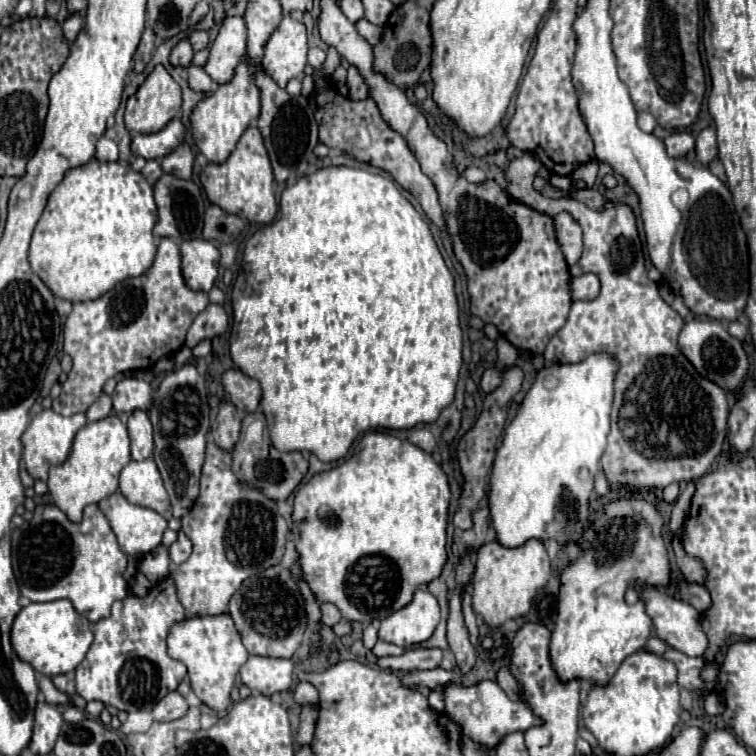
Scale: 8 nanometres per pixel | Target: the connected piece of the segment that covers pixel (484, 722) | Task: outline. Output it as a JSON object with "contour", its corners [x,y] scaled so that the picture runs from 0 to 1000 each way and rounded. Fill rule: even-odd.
{"contour":[[[639,899],[628,907],[612,907],[607,902],[594,902],[586,910],[578,910],[586,915],[586,926],[589,926],[589,944],[610,960],[610,968],[615,974],[620,974],[628,984],[639,987],[639,989],[655,989],[660,984],[663,976],[668,976],[676,968],[694,968],[702,960],[713,960],[716,950],[705,944],[705,939],[700,934],[694,934],[692,929],[679,929],[671,923],[671,918],[663,913],[663,907],[657,902],[649,899]]]}

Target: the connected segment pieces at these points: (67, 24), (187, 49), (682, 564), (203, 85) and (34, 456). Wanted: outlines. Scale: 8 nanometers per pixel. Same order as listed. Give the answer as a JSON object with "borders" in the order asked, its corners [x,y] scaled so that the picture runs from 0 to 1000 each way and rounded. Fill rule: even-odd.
{"borders":[[[[97,19],[97,21],[91,21],[91,24],[83,29],[83,48],[86,48],[86,56],[89,56],[89,58],[97,58],[97,53],[102,50],[102,42],[107,40],[107,34],[110,34],[107,19]]],[[[237,53],[226,71],[224,71],[224,82],[229,87],[250,87],[253,85],[253,77],[255,77],[255,63],[250,58],[250,53]]],[[[901,701],[898,706],[893,709],[893,714],[888,717],[890,722],[890,733],[893,733],[893,743],[901,754],[901,759],[914,767],[914,770],[925,770],[930,772],[930,765],[933,765],[933,754],[927,751],[927,741],[917,741],[914,735],[906,735],[906,728],[901,725]]],[[[253,85],[253,90],[250,90],[250,114],[253,114],[255,119],[274,122],[274,119],[282,119],[284,108],[279,106],[279,101],[276,101],[269,90]]],[[[57,542],[52,545],[41,561],[36,563],[36,569],[28,577],[28,587],[30,587],[30,611],[33,619],[38,624],[41,632],[46,635],[62,635],[62,622],[65,616],[75,616],[83,614],[86,606],[94,598],[94,587],[97,587],[97,577],[102,574],[102,569],[107,563],[112,563],[112,548],[94,548],[94,550],[81,550],[73,542]]]]}

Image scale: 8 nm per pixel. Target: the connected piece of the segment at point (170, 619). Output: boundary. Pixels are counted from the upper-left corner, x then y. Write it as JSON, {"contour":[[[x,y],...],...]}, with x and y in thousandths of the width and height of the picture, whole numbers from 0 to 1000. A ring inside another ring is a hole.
{"contour":[[[226,765],[202,775],[189,791],[168,788],[149,796],[147,815],[123,828],[120,857],[99,886],[102,918],[115,929],[134,926],[165,942],[200,939],[247,894],[245,878],[221,865],[218,844],[234,820],[245,820],[245,804],[234,794]]]}

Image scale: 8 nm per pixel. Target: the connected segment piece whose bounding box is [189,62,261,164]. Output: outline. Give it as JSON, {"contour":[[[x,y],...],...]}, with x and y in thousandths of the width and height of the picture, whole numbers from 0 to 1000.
{"contour":[[[319,82],[311,90],[306,108],[290,111],[290,116],[279,127],[271,127],[269,132],[263,132],[261,140],[253,146],[253,153],[250,153],[253,177],[258,185],[258,193],[274,209],[274,214],[295,217],[303,209],[303,204],[308,201],[308,196],[311,196],[313,185],[319,183],[319,177],[324,175],[324,169],[340,159],[343,146],[345,146],[345,132],[343,132],[340,114],[332,108],[329,87]]]}

